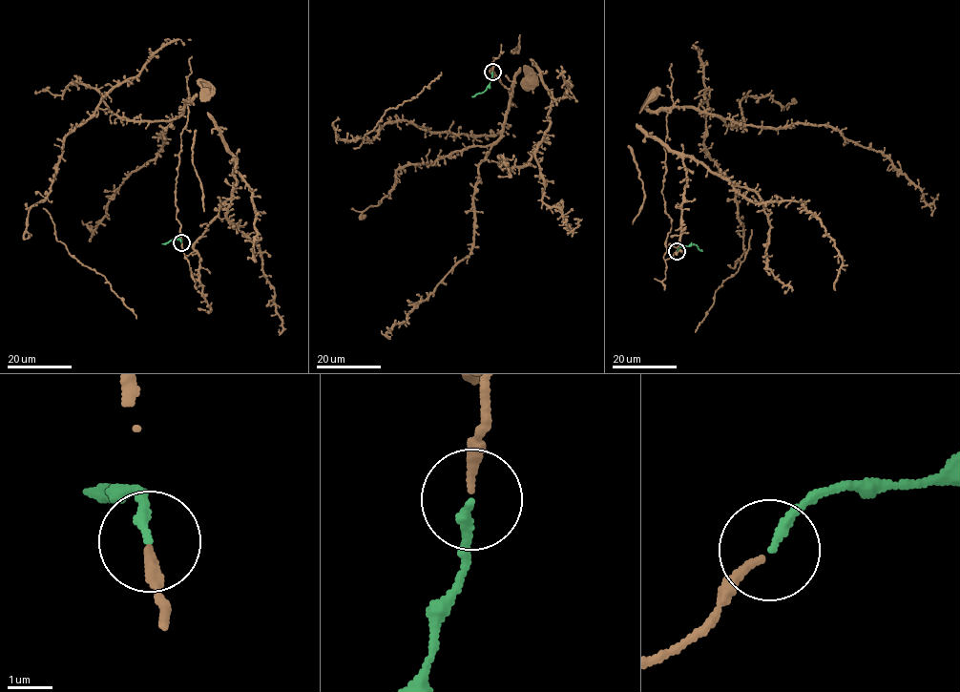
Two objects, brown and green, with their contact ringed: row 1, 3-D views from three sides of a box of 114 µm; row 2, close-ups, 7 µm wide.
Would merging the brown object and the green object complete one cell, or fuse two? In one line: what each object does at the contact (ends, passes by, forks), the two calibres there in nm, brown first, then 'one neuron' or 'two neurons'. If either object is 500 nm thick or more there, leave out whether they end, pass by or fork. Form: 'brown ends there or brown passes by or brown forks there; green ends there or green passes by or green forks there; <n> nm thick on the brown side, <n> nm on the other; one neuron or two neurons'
brown ends there; green ends there; 200 nm thick on the brown side, 200 nm on the other; one neuron

